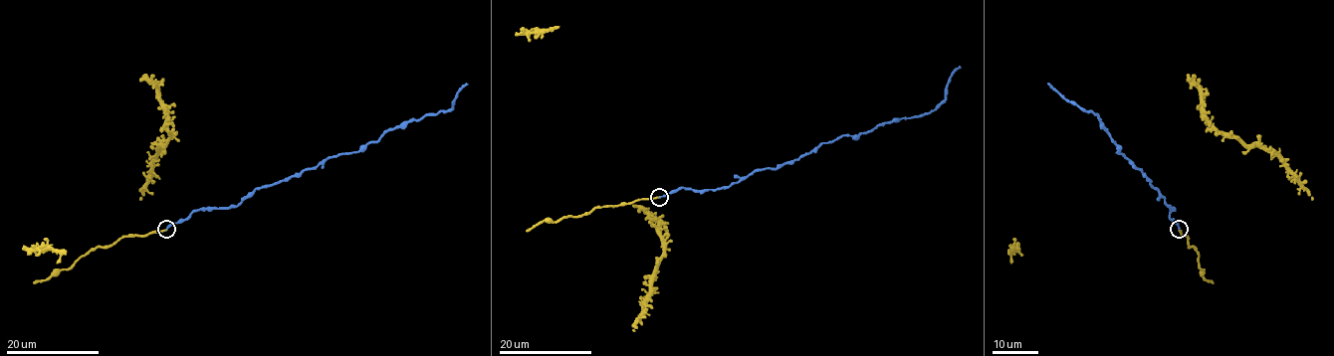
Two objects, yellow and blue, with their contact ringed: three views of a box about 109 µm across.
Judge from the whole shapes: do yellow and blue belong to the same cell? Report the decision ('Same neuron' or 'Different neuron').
Same neuron

